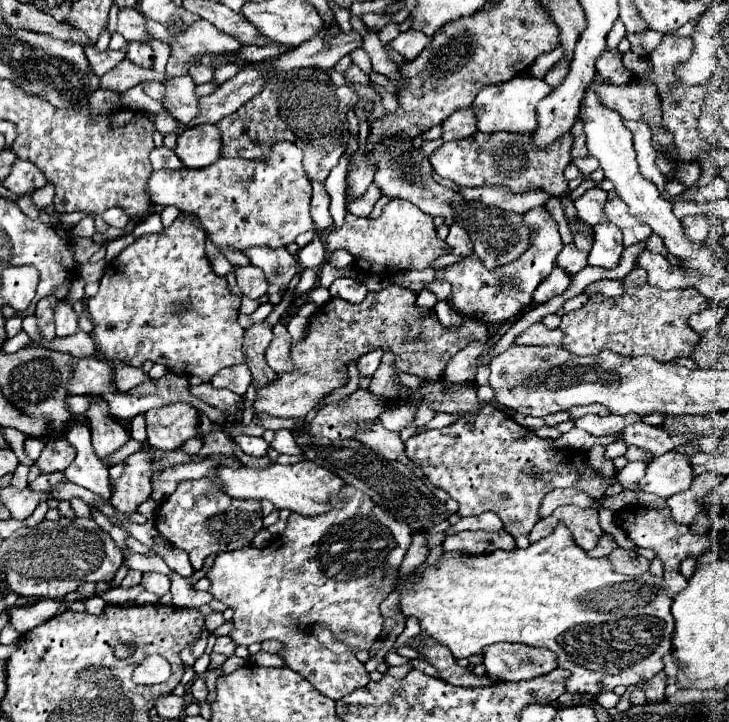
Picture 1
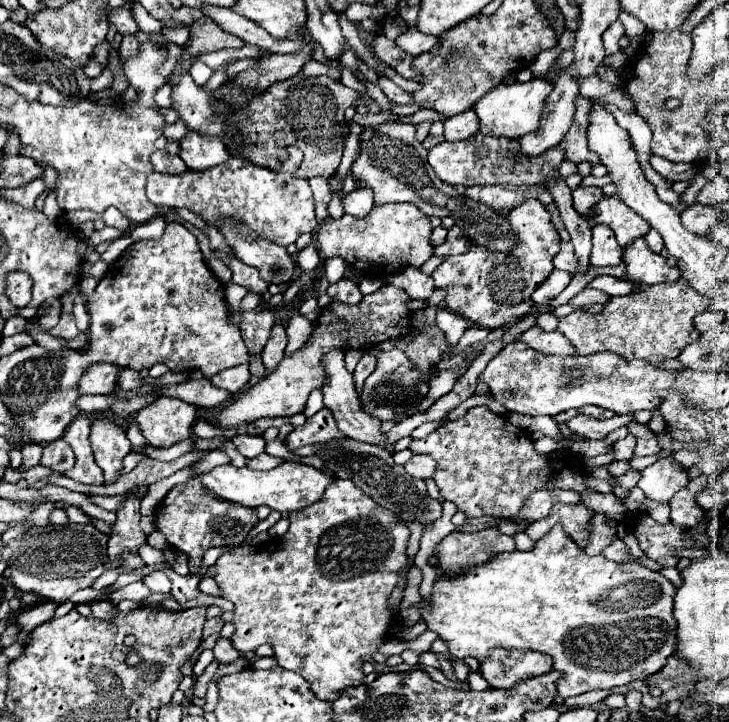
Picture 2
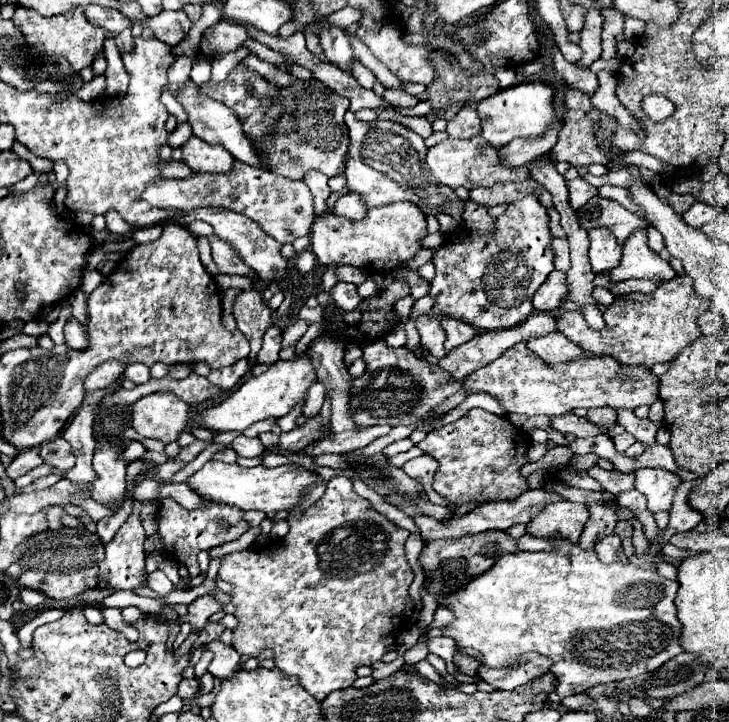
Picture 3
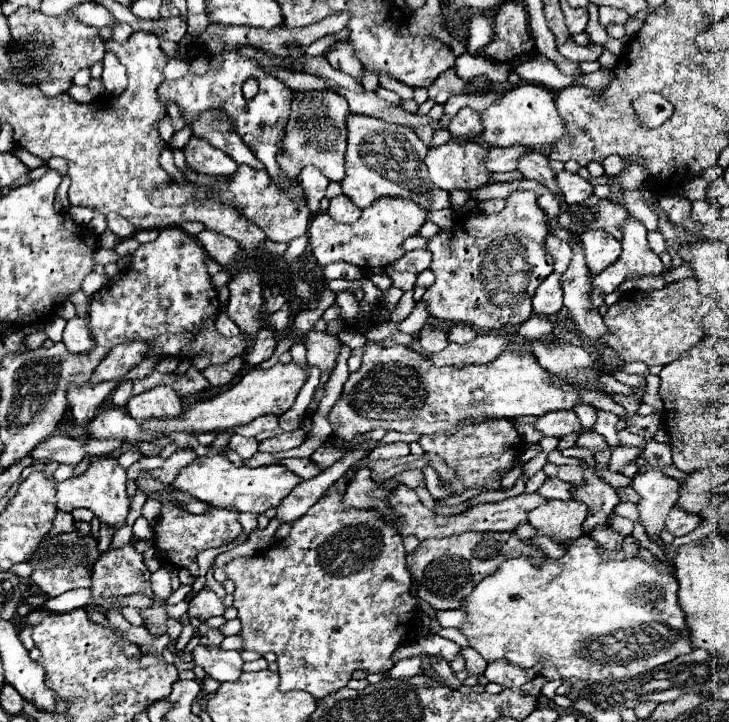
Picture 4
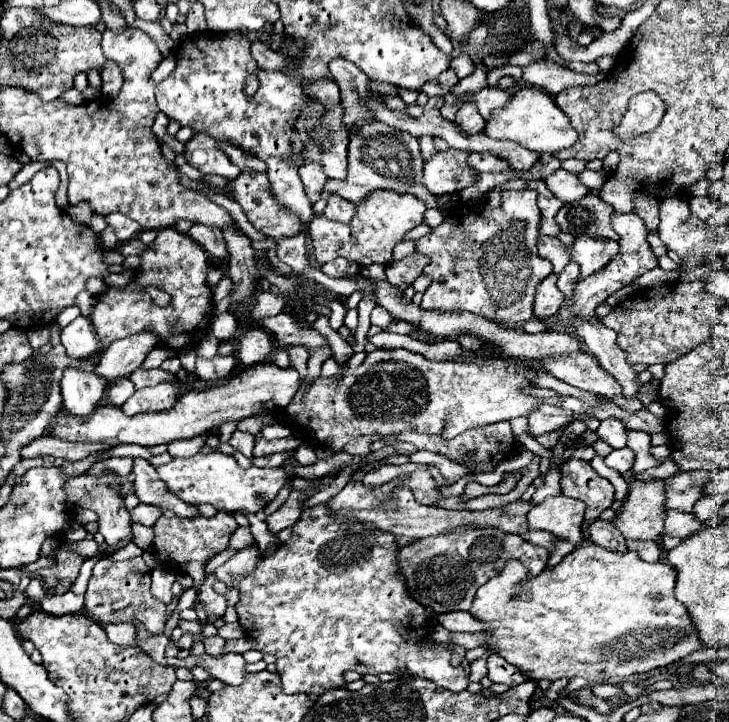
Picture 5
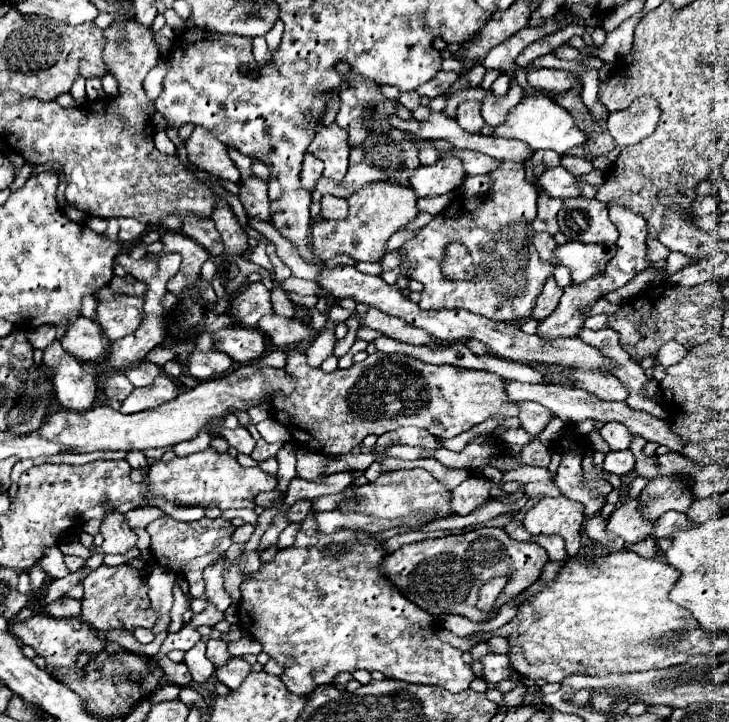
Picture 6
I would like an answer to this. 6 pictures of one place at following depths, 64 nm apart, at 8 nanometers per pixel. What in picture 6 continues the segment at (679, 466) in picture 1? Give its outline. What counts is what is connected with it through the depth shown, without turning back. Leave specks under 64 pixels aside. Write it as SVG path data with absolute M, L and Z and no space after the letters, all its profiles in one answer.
M628 498L608 518L606 532L616 534L628 546L628 544L636 544L636 542L644 540L646 536L650 536L652 526L654 526L654 522L648 522L638 514L638 498Z

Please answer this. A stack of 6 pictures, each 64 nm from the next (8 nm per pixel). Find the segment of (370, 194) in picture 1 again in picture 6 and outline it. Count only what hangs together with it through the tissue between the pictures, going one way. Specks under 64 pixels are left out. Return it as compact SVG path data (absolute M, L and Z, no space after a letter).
M322 196L320 200L320 214L330 220L346 218L348 214L348 204L346 198L334 198L334 196Z

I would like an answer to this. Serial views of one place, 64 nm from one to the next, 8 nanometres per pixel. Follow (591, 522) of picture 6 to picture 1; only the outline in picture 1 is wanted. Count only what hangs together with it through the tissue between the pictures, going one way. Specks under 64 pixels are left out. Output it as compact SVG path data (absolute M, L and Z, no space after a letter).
M616 546L608 558L622 574L642 574L650 568L650 562L646 558L640 558L634 550L626 550L622 546Z

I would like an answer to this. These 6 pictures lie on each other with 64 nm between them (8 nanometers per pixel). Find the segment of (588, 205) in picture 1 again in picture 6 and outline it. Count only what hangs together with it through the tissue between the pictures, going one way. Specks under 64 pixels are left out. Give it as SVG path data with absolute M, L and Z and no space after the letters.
M564 166L546 168L538 176L538 186L544 192L548 192L548 196L552 196L552 198L566 200L566 198L580 196L580 188L574 184L574 176Z

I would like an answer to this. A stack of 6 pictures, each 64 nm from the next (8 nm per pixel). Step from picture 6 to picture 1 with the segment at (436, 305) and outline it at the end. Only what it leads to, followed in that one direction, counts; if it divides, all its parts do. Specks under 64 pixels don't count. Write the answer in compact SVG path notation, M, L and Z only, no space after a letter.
M544 206L530 208L528 212L520 214L522 224L530 230L532 240L528 252L524 252L520 258L508 262L506 266L496 266L492 270L484 268L484 264L478 260L478 256L468 256L462 262L450 264L436 272L436 280L450 282L452 294L450 294L450 306L460 312L466 318L474 318L480 322L486 322L488 326L504 324L510 318L522 316L526 310L532 308L532 294L538 288L538 284L552 272L554 260L562 250L558 226L552 220L552 216L544 210Z

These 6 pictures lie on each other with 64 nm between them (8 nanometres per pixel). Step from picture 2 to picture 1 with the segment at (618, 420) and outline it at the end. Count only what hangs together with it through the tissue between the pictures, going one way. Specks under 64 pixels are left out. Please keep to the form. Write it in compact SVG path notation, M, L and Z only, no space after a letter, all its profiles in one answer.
M610 414L610 416L582 416L580 420L574 420L574 426L576 428L582 428L586 432L590 432L592 436L610 436L610 434L618 434L622 432L628 424L632 422L638 422L640 416L616 416L616 414Z

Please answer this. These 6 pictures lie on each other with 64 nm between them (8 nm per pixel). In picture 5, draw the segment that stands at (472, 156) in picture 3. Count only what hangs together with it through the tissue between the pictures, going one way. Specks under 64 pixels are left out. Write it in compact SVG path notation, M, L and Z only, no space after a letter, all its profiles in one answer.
M446 150L436 152L430 162L424 164L422 170L422 184L432 194L454 194L466 186L470 186L476 180L476 172L468 168L466 162L468 152L464 150Z

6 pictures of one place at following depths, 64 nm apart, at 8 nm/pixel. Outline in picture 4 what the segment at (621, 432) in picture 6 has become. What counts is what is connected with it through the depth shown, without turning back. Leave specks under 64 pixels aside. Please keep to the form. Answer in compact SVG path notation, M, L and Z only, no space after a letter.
M598 412L598 420L594 424L594 432L598 432L600 436L604 436L608 446L620 446L620 438L618 438L618 416L610 414L610 412Z

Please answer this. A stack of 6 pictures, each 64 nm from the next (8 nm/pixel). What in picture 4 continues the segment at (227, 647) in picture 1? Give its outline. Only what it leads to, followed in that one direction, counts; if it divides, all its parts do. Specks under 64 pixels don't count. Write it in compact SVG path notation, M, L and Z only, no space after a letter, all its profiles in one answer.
M196 646L192 652L192 660L196 666L202 666L204 672L218 680L218 682L236 682L242 674L242 656L234 650L222 650L222 648L206 648Z

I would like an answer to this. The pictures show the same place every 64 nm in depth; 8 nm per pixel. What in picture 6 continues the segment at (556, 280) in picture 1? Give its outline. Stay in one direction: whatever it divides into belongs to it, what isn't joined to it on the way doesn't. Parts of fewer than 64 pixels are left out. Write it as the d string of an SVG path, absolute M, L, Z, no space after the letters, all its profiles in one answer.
M550 276L544 284L544 290L540 292L538 300L536 300L536 306L532 310L532 318L534 320L544 320L546 316L550 316L554 310L556 310L556 304L560 302L560 296L562 296L562 288L554 282L554 278Z

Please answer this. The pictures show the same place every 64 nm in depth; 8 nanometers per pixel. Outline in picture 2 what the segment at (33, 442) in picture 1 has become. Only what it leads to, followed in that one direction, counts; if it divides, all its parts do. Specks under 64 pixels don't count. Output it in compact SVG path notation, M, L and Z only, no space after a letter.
M24 444L22 446L22 464L20 468L16 468L16 472L24 474L30 468L40 464L40 456L42 456L42 446L40 444Z

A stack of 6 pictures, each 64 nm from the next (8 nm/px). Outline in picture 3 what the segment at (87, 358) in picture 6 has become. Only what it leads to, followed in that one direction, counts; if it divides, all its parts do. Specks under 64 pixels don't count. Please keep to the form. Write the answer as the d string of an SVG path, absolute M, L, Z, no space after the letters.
M70 318L66 322L64 336L66 336L68 348L72 348L72 350L84 350L84 348L88 348L88 332L86 332L86 326L82 326L76 318Z

